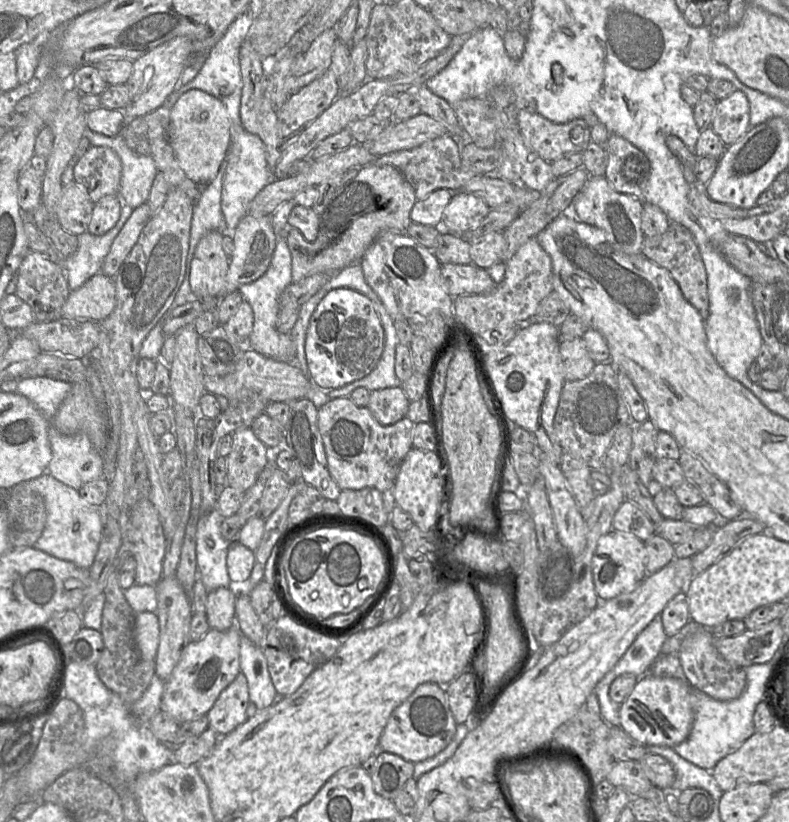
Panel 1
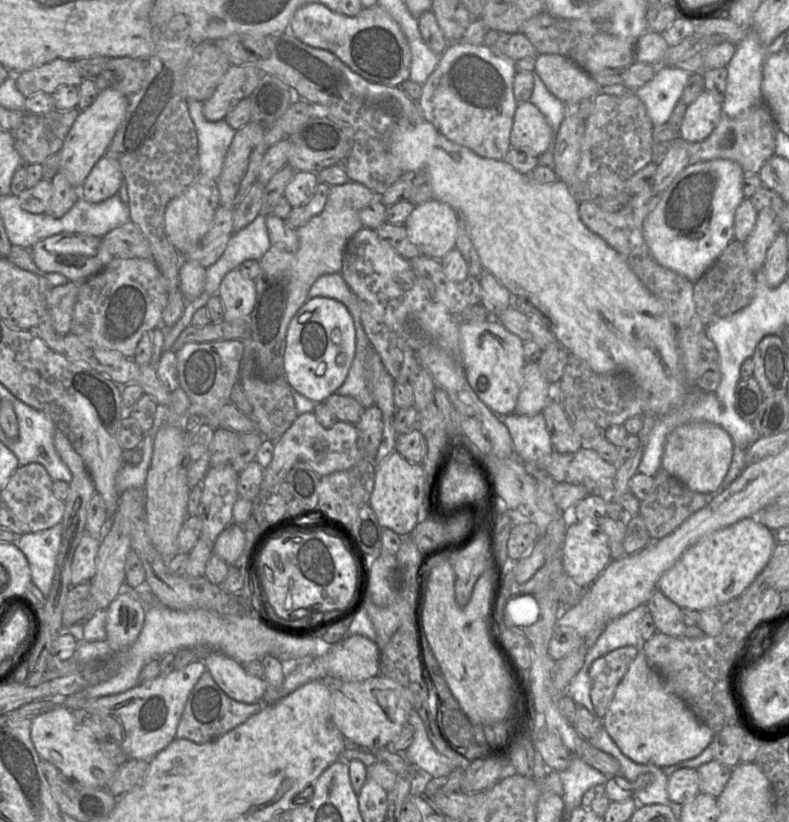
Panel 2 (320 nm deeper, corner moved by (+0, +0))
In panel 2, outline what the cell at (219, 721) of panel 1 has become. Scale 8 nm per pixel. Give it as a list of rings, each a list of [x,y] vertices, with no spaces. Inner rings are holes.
[[[205,671],[188,696],[176,730],[176,738],[188,739],[196,743],[210,741],[244,723],[262,707],[261,702],[246,704],[231,699],[221,690],[211,674]]]

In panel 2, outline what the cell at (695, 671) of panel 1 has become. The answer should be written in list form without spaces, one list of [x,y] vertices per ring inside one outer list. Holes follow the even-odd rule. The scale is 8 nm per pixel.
[[[656,589],[646,603],[659,633],[681,637],[685,636],[686,625],[681,619],[681,608]]]

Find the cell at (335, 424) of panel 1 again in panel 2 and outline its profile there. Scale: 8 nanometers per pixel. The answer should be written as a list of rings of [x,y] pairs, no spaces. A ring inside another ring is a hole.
[[[313,412],[298,415],[285,433],[274,442],[270,464],[264,468],[261,488],[275,491],[298,462],[308,464],[320,477],[337,471],[348,470],[358,464],[363,455],[358,447],[358,432],[354,424],[337,421],[332,427],[324,428]]]

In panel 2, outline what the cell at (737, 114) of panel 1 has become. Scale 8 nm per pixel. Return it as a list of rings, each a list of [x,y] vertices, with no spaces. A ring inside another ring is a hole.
[[[704,90],[688,105],[680,127],[680,137],[687,142],[700,142],[715,129],[722,116],[722,103]]]

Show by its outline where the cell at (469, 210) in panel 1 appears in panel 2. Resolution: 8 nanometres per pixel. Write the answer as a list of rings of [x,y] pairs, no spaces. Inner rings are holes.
[[[432,198],[416,205],[403,225],[422,255],[440,260],[455,248],[459,215],[450,205]]]

